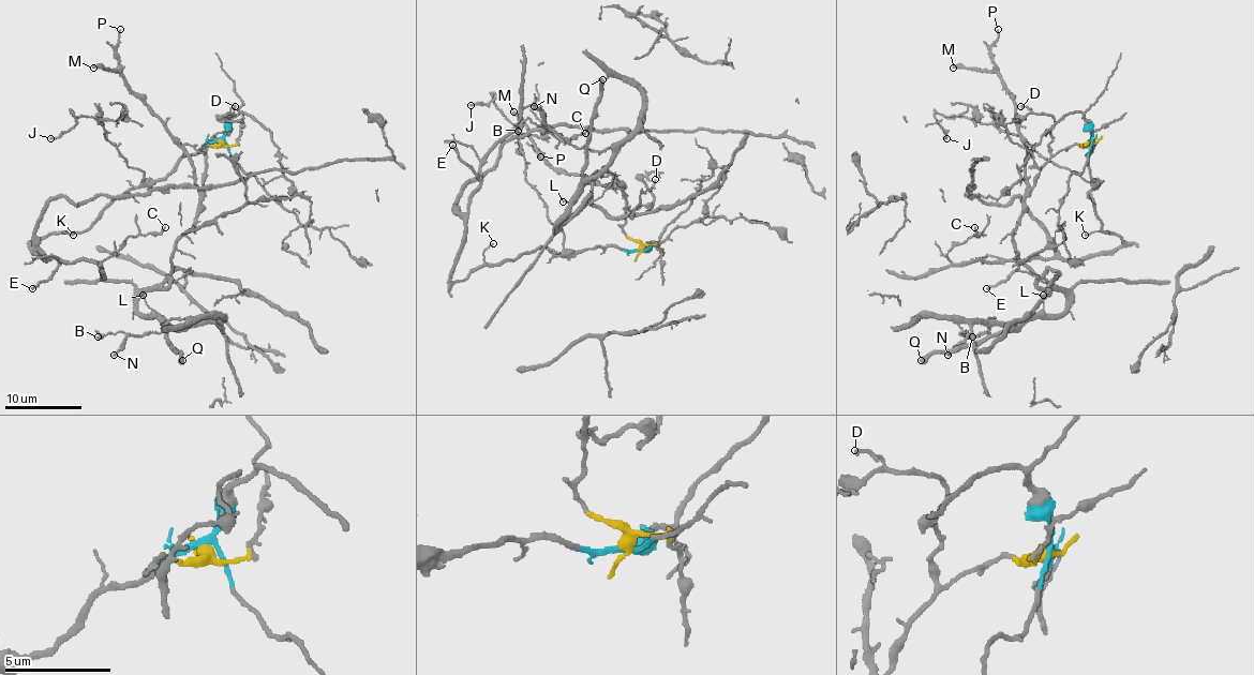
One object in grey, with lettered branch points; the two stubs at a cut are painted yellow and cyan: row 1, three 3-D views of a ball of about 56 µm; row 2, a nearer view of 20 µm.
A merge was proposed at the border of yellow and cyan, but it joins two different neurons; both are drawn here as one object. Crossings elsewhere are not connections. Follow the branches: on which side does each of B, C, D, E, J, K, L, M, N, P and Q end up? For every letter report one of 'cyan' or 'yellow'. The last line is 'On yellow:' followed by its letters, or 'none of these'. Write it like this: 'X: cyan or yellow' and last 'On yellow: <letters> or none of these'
B: yellow
C: cyan
D: yellow
E: cyan
J: cyan
K: cyan
L: yellow
M: yellow
N: yellow
P: yellow
Q: yellow
On yellow: B, D, L, M, N, P, Q

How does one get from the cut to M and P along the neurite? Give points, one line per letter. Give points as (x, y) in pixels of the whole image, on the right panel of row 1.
M: (1090, 140), (1059, 150), (1030, 186), (1015, 98), (996, 73), (953, 66)
P: (1090, 140), (1059, 150), (1034, 184), (1026, 182), (1026, 140), (1018, 131), (1015, 98), (991, 54), (997, 30)

